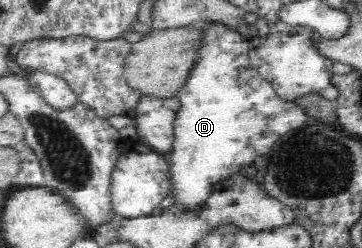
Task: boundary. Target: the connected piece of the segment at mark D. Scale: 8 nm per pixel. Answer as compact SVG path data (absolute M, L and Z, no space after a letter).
M203 25L207 41L202 57L196 63L188 83L178 93L182 107L177 111L174 125L174 142L167 158L169 161L169 193L172 203L184 215L202 213L213 189L224 179L230 178L245 167L250 167L256 156L270 155L275 146L291 131L300 128L310 120L302 107L295 101L278 96L272 82L262 77L250 65L248 40L237 31L225 25Z

